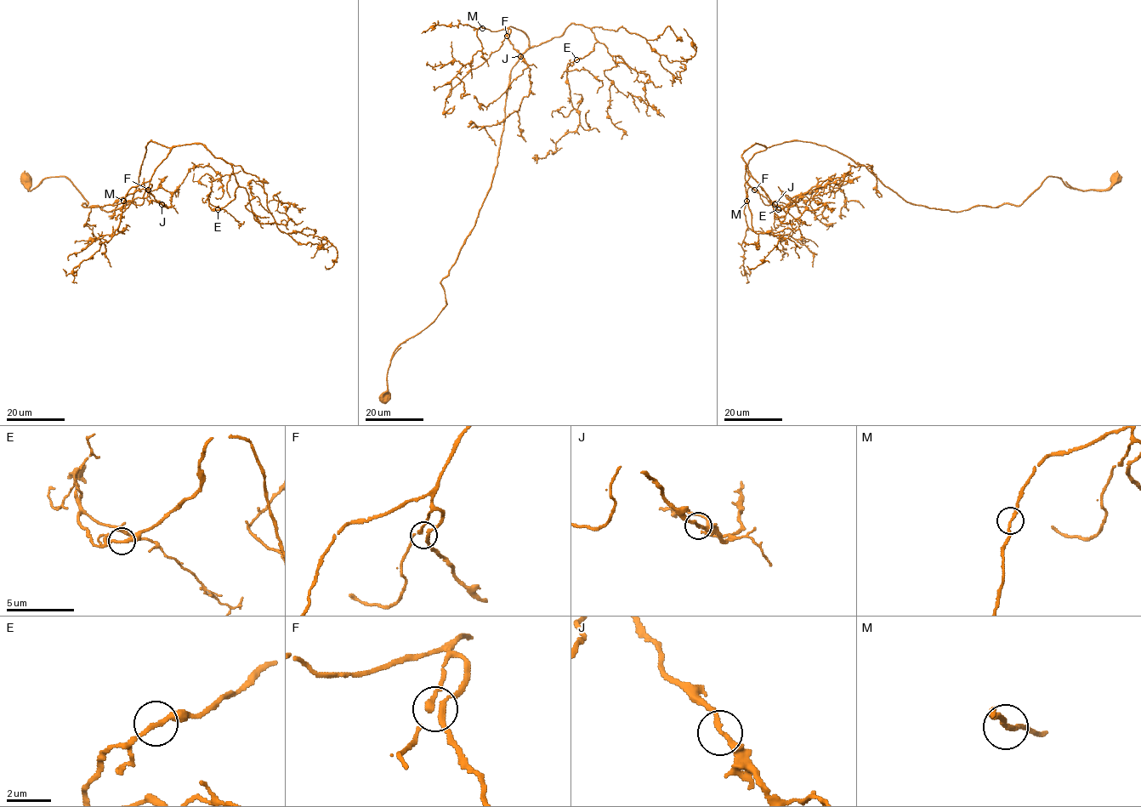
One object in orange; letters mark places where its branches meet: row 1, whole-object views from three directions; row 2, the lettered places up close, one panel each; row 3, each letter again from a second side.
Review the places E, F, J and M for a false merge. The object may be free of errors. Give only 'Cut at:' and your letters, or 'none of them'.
Cut at: none of them

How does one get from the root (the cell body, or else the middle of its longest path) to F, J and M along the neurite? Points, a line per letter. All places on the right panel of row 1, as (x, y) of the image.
F: (824, 145), (789, 140), (757, 151), (749, 161), (745, 173), (746, 182), (754, 190)
J: (824, 145), (802, 140), (785, 141), (757, 151), (749, 161), (745, 173), (746, 182), (774, 204)
M: (824, 145), (789, 140), (757, 151), (749, 161), (745, 173), (750, 185), (746, 201)

